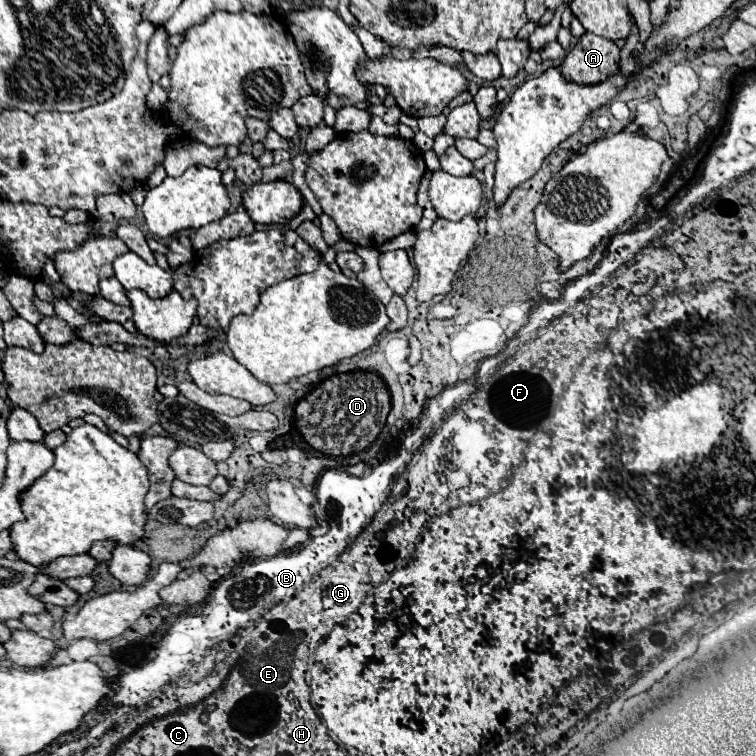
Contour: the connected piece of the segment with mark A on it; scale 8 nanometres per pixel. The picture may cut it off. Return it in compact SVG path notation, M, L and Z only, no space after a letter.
M584 32L580 42L564 58L562 74L578 84L596 84L616 72L620 48L606 38Z

